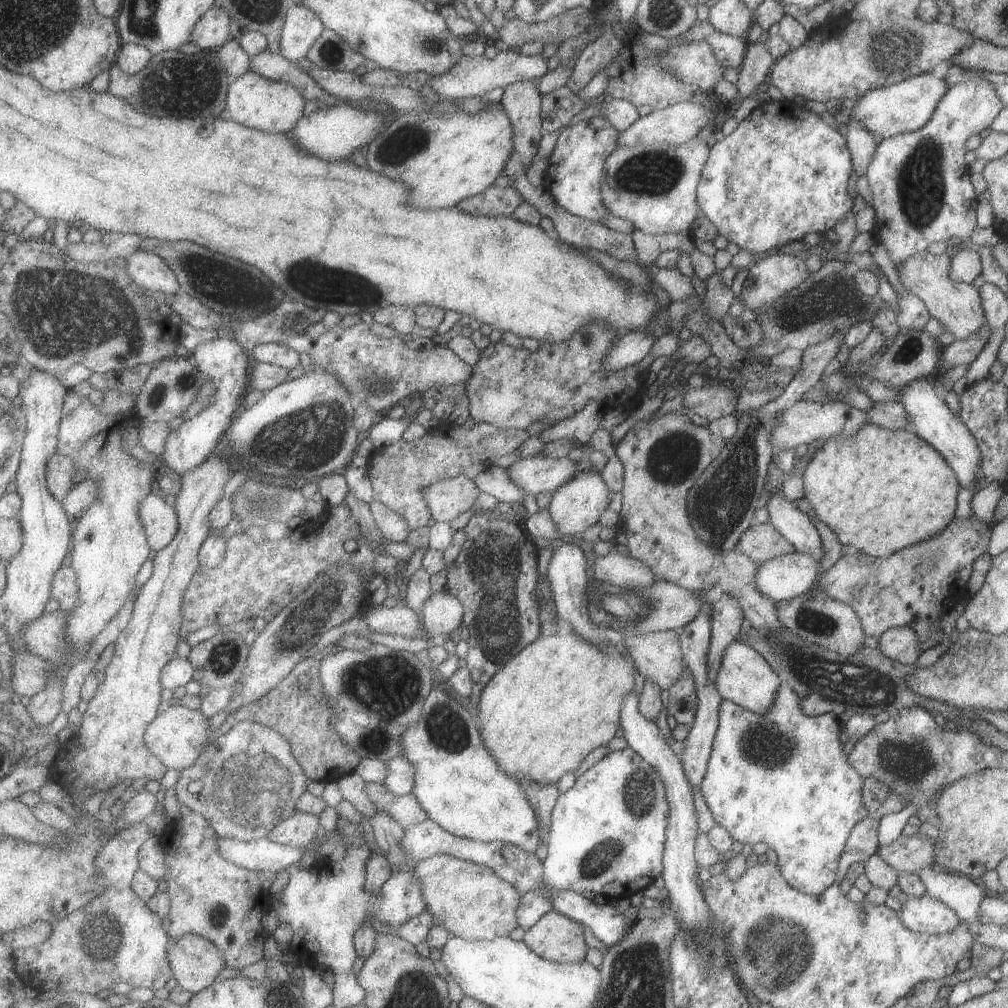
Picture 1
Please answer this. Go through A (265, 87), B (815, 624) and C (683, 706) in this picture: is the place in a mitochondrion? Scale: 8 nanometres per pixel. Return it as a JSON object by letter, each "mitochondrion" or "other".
{"A":"other","B":"mitochondrion","C":"other"}

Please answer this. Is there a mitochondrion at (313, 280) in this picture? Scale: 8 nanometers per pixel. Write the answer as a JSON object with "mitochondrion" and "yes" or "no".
{"mitochondrion":"yes"}

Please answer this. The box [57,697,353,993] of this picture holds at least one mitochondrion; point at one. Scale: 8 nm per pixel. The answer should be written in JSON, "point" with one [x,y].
{"point":[104,940]}

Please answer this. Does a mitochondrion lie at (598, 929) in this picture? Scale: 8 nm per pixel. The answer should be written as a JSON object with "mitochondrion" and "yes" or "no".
{"mitochondrion":"no"}

